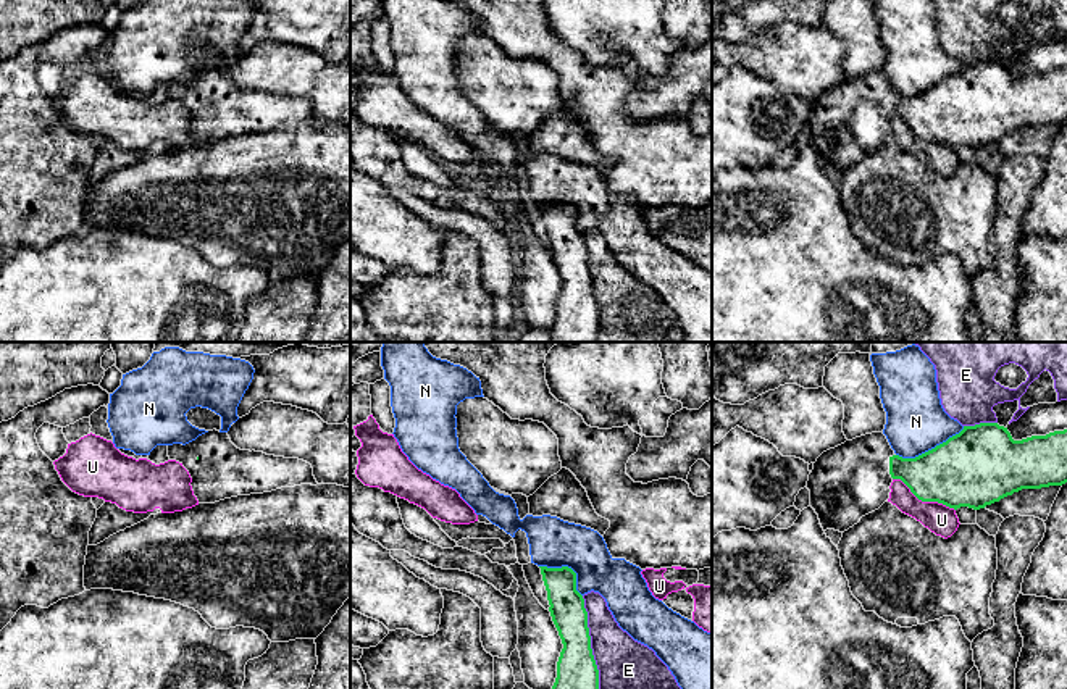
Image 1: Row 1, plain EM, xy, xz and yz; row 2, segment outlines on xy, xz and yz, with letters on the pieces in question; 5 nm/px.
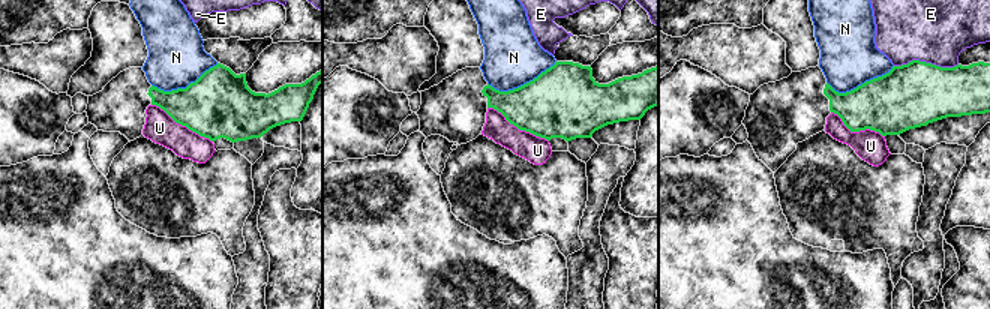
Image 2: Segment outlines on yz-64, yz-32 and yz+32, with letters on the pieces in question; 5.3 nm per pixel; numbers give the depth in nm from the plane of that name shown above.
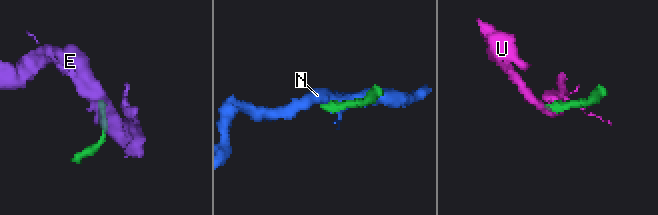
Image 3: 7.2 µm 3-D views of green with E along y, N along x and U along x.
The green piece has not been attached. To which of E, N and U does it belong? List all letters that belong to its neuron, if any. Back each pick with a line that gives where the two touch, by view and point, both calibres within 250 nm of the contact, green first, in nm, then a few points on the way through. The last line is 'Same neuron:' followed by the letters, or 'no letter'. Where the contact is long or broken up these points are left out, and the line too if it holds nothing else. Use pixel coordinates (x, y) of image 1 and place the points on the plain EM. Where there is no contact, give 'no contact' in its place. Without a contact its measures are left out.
Same neuron: no letter

